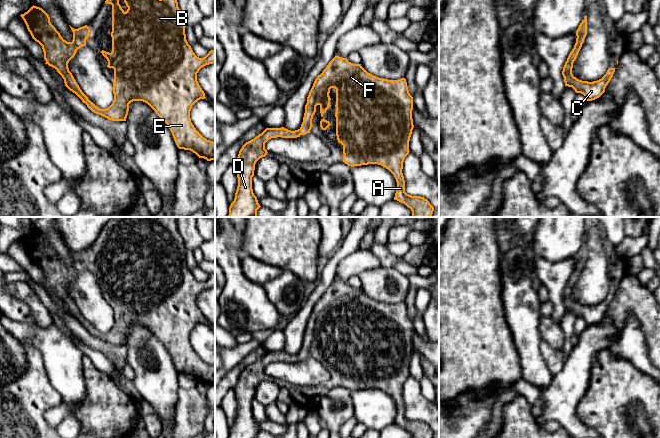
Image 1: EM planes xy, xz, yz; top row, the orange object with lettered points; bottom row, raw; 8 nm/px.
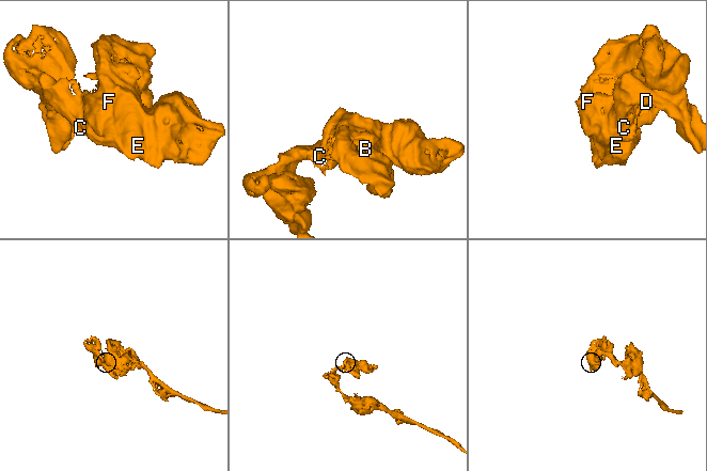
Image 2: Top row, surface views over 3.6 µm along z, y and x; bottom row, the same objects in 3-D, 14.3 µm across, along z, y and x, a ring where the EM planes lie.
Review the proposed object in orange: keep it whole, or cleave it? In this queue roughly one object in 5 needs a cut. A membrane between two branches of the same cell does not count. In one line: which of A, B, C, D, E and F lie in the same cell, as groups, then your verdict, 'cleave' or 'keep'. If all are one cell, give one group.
groups A B C D E F; keep

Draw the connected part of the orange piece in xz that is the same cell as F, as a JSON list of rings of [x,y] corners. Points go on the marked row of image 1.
[[[335,56],[323,70],[323,72],[317,76],[313,86],[307,97],[307,103],[305,105],[305,113],[303,122],[298,130],[291,131],[284,127],[281,128],[266,128],[261,134],[254,139],[246,142],[239,151],[236,162],[233,164],[237,178],[238,186],[235,193],[234,201],[229,207],[228,217],[257,217],[257,210],[261,207],[258,203],[257,197],[253,193],[252,189],[252,177],[254,176],[256,162],[267,155],[265,149],[265,143],[271,138],[297,138],[301,135],[310,133],[312,128],[312,119],[316,112],[316,106],[320,106],[321,117],[327,111],[330,106],[330,89],[336,89],[336,136],[339,143],[343,145],[343,162],[348,166],[361,166],[368,164],[378,164],[388,169],[395,177],[397,182],[397,189],[394,200],[404,203],[412,211],[412,217],[431,217],[434,211],[434,207],[424,197],[412,196],[405,192],[405,180],[402,173],[403,162],[405,157],[409,154],[409,141],[414,128],[412,119],[413,110],[413,97],[410,95],[407,82],[405,78],[398,80],[388,80],[384,78],[376,77],[368,73],[361,64],[353,64],[347,60]]]

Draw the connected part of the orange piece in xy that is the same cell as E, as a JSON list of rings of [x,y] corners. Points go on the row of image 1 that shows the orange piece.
[[[119,0],[105,1],[105,3],[112,5],[112,52],[109,53],[102,50],[101,53],[108,61],[107,67],[114,69],[114,100],[106,109],[100,109],[88,99],[68,68],[68,63],[75,56],[77,50],[86,45],[86,39],[90,36],[90,28],[87,25],[78,29],[70,26],[73,32],[73,40],[67,42],[51,24],[49,15],[42,8],[33,5],[20,16],[24,20],[32,38],[42,46],[45,64],[57,70],[64,79],[65,86],[75,93],[92,112],[112,121],[126,121],[129,104],[133,101],[143,101],[167,124],[179,149],[190,150],[199,158],[204,158],[207,161],[215,160],[215,142],[204,138],[196,130],[190,118],[192,106],[198,100],[206,98],[197,81],[197,73],[202,67],[215,63],[215,50],[209,51],[203,58],[195,55],[186,40],[186,25],[177,0],[124,0],[124,2],[128,7],[126,12],[119,4]]]

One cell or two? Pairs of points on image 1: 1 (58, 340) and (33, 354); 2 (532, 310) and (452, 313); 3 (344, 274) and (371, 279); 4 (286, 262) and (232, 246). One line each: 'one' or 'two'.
1: two
2: two
3: two
4: two

